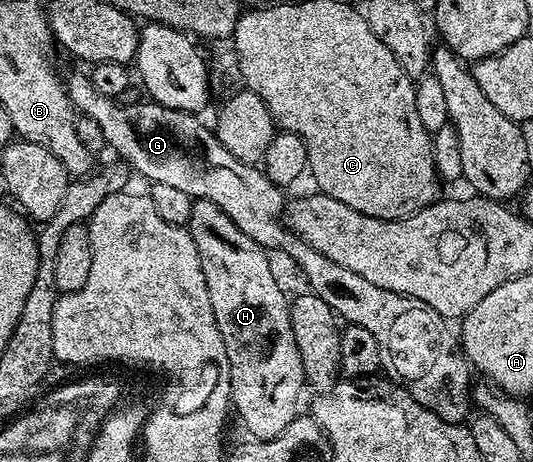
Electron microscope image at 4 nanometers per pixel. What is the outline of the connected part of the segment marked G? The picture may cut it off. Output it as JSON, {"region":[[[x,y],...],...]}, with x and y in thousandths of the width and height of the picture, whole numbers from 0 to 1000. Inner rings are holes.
{"region":[[[159,158],[126,171],[126,195],[139,242],[171,253],[193,279],[199,320],[212,325],[225,351],[240,353],[255,377],[259,370],[280,387],[281,398],[323,400],[362,431],[386,431],[411,444],[471,522],[507,545],[537,543],[572,593],[585,636],[614,652],[625,680],[649,701],[664,699],[702,725],[711,747],[715,803],[730,810],[732,823],[758,838],[786,877],[831,903],[831,911],[871,918],[882,905],[884,788],[865,758],[859,719],[842,710],[844,693],[794,660],[794,652],[696,617],[674,591],[659,591],[659,582],[644,582],[644,574],[629,574],[629,565],[583,539],[583,530],[537,494],[531,472],[537,416],[518,405],[488,359],[458,353],[426,331],[405,290],[394,277],[390,284],[364,242],[313,236],[285,219],[221,223],[218,214],[193,210]]]}

